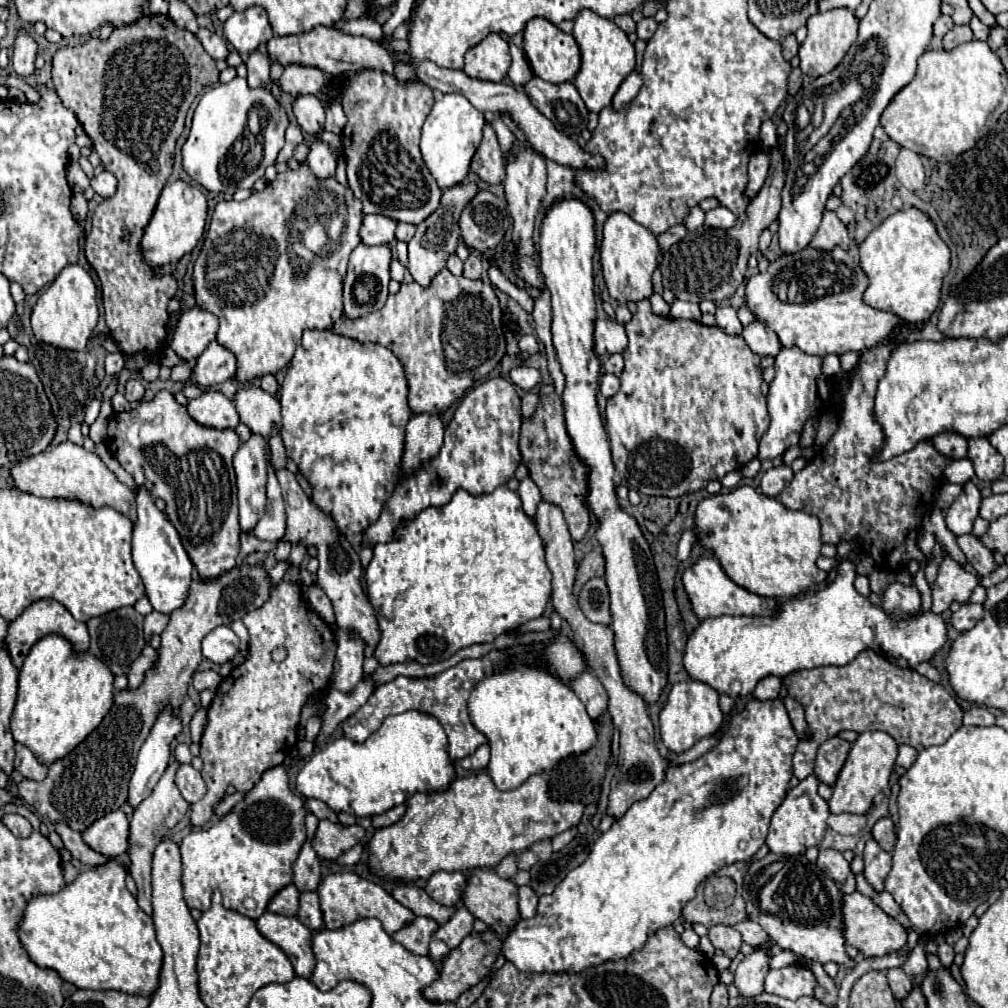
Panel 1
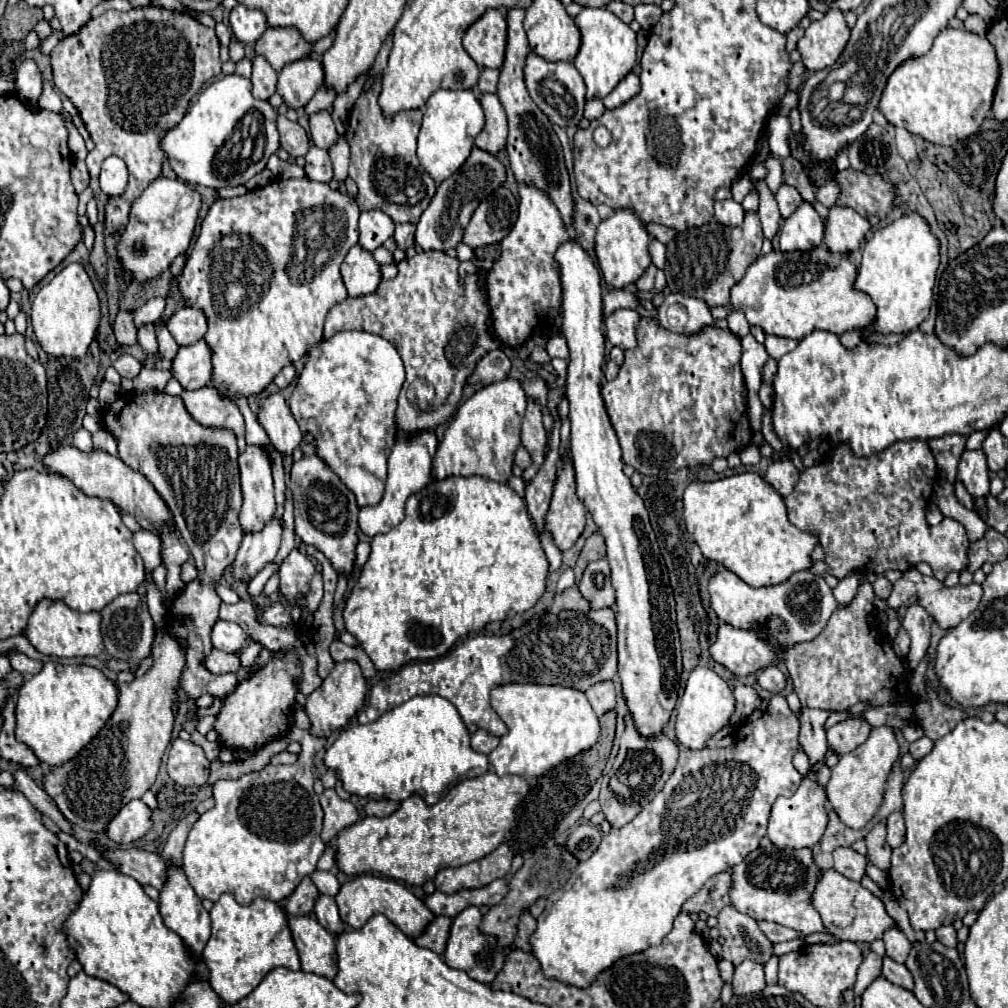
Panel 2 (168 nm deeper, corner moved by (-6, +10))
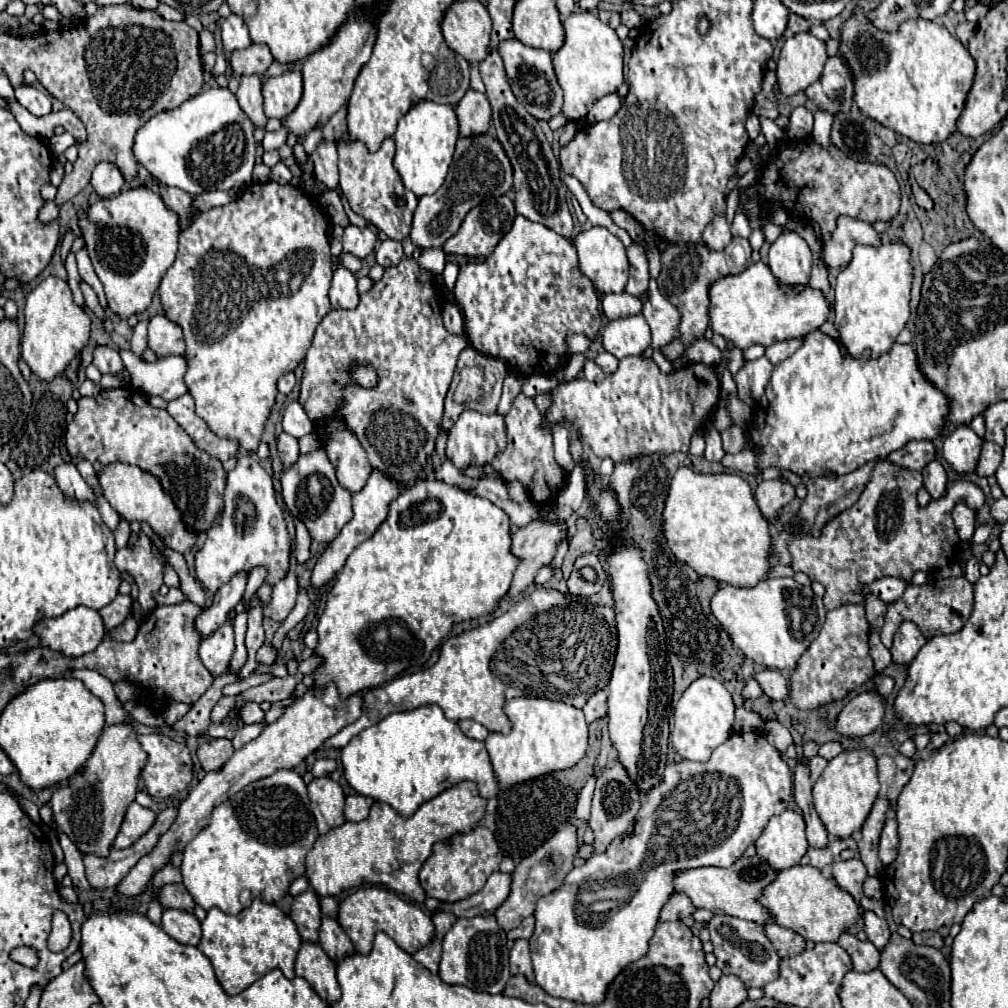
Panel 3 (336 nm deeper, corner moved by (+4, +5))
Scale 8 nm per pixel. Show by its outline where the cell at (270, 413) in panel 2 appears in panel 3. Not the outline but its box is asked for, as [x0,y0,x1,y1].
[277,432,299,466]

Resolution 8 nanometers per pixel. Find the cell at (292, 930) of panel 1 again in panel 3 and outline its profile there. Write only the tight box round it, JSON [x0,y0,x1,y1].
[295,942,339,1006]

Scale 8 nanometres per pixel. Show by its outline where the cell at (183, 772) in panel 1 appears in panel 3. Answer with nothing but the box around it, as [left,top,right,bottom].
[139,734,193,798]

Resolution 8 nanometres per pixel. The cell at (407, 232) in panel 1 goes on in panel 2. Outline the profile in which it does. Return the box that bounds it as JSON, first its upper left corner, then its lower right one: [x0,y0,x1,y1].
[395,223,415,249]

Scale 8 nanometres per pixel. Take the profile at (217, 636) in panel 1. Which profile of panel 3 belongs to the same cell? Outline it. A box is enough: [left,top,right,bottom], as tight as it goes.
[199,612,235,678]

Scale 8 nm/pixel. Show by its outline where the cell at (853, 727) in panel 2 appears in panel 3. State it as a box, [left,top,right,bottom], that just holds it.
[835,690,885,738]

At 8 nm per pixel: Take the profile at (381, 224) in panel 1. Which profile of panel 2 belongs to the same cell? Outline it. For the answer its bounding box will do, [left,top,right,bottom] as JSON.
[359,209,395,251]

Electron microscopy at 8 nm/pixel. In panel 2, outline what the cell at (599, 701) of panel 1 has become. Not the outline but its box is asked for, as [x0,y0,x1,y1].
[587,681,617,717]

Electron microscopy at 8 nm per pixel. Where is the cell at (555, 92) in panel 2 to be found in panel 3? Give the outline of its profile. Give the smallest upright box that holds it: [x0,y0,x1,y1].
[497,38,563,120]

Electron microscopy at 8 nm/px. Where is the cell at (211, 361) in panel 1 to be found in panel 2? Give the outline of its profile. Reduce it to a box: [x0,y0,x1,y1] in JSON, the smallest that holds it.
[173,339,213,389]

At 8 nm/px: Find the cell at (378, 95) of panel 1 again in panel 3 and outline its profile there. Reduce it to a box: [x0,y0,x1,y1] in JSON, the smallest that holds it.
[337,134,417,240]

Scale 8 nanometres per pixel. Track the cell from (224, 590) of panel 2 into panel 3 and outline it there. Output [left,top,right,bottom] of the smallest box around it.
[154,588,180,606]

